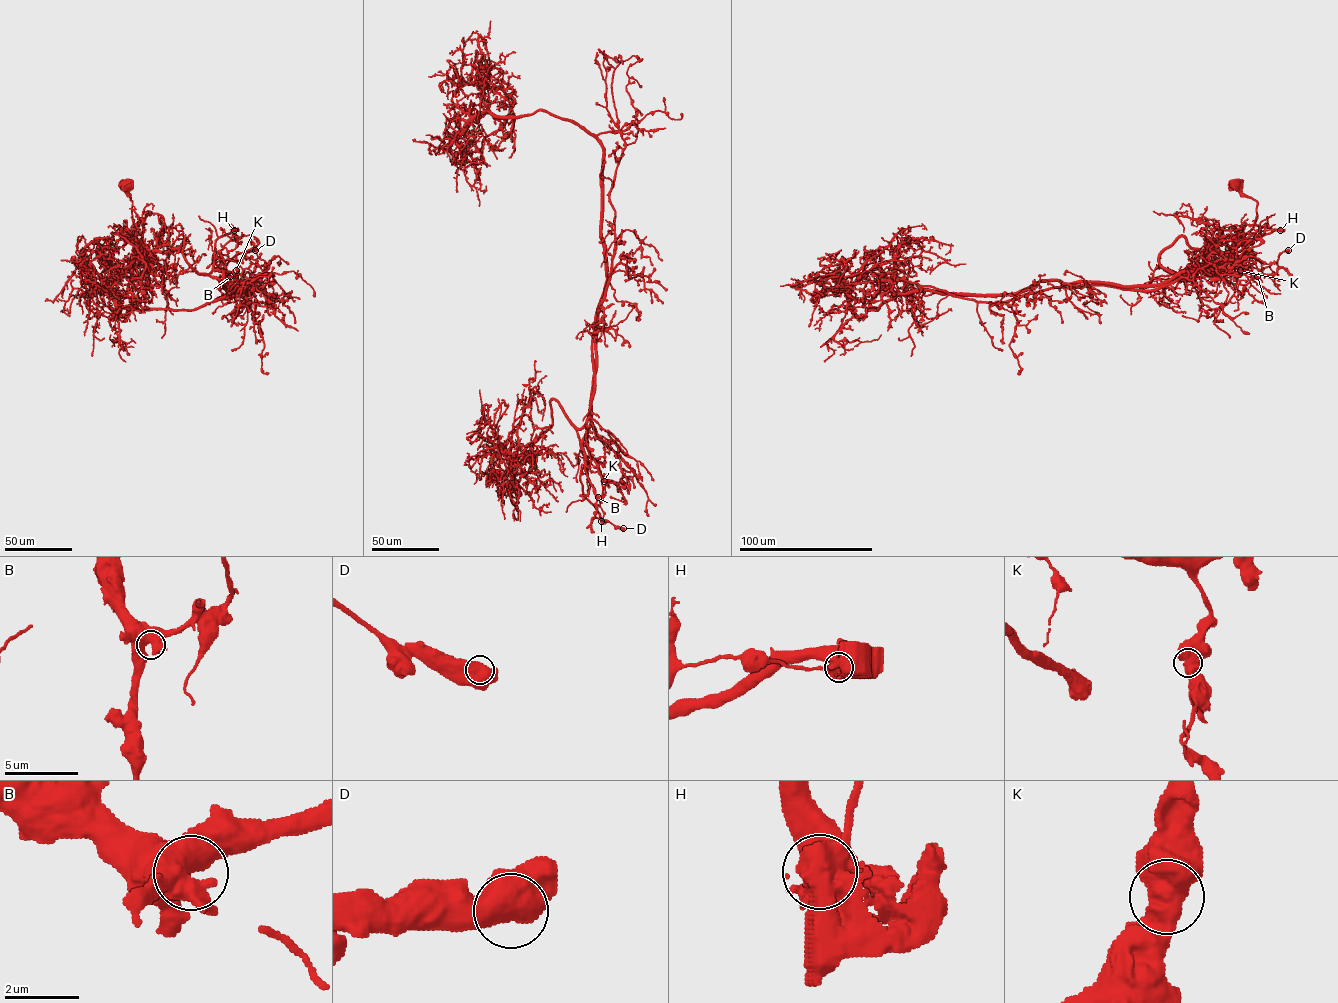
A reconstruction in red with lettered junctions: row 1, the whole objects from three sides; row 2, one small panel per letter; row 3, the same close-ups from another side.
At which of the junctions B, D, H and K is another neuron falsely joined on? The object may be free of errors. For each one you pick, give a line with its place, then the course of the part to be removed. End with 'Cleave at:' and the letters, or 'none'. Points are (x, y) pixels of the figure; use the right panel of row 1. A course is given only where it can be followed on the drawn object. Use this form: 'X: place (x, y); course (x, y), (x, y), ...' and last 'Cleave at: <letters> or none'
H: place (1280, 230); course (1280, 230), (1221, 240), (1201, 269), (1154, 289), (1057, 287), (992, 303), (903, 280), (875, 280), (810, 300)
Cleave at: H

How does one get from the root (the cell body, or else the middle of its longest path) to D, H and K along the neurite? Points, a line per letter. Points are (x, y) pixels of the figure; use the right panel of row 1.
D: (1234, 185), (1257, 202), (1255, 226), (1228, 251), (1179, 236), (1159, 263), (1274, 274), (1288, 250)
H: (1234, 185), (1257, 202), (1255, 226), (1228, 251), (1179, 236), (1160, 263), (1218, 269), (1280, 230)
K: (1234, 185), (1257, 202), (1255, 226), (1228, 251), (1179, 236), (1159, 263), (1192, 273), (1234, 259), (1240, 270)

